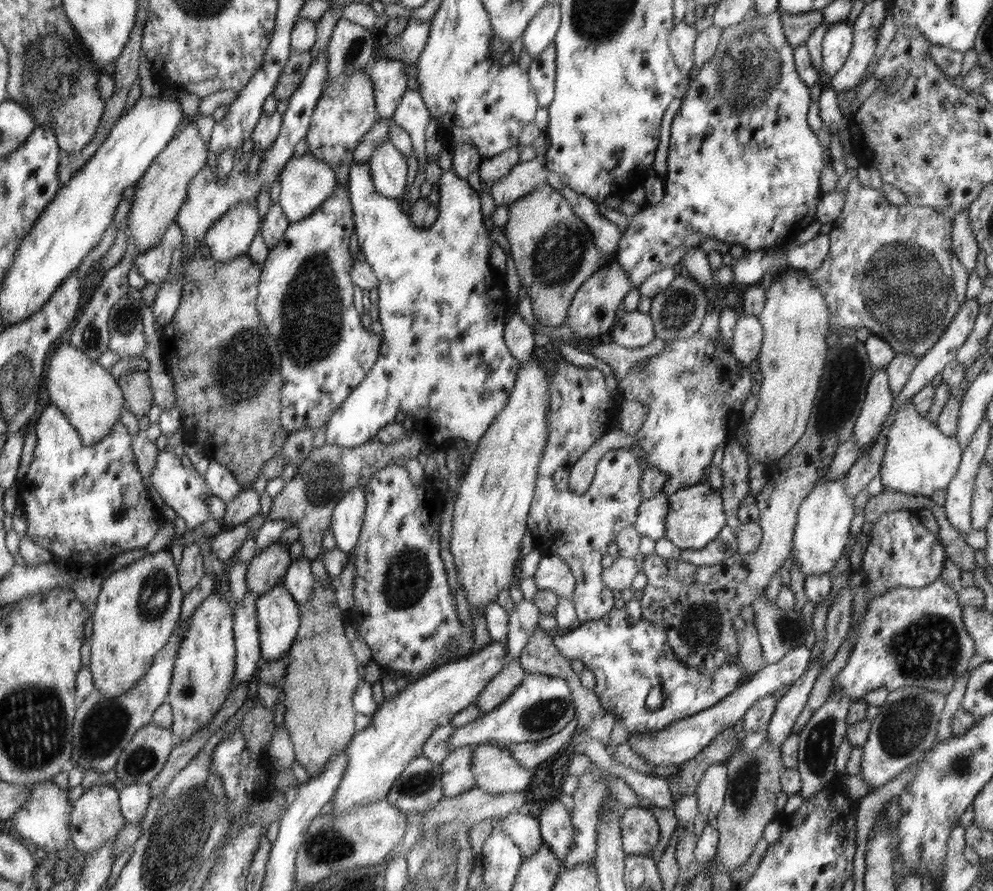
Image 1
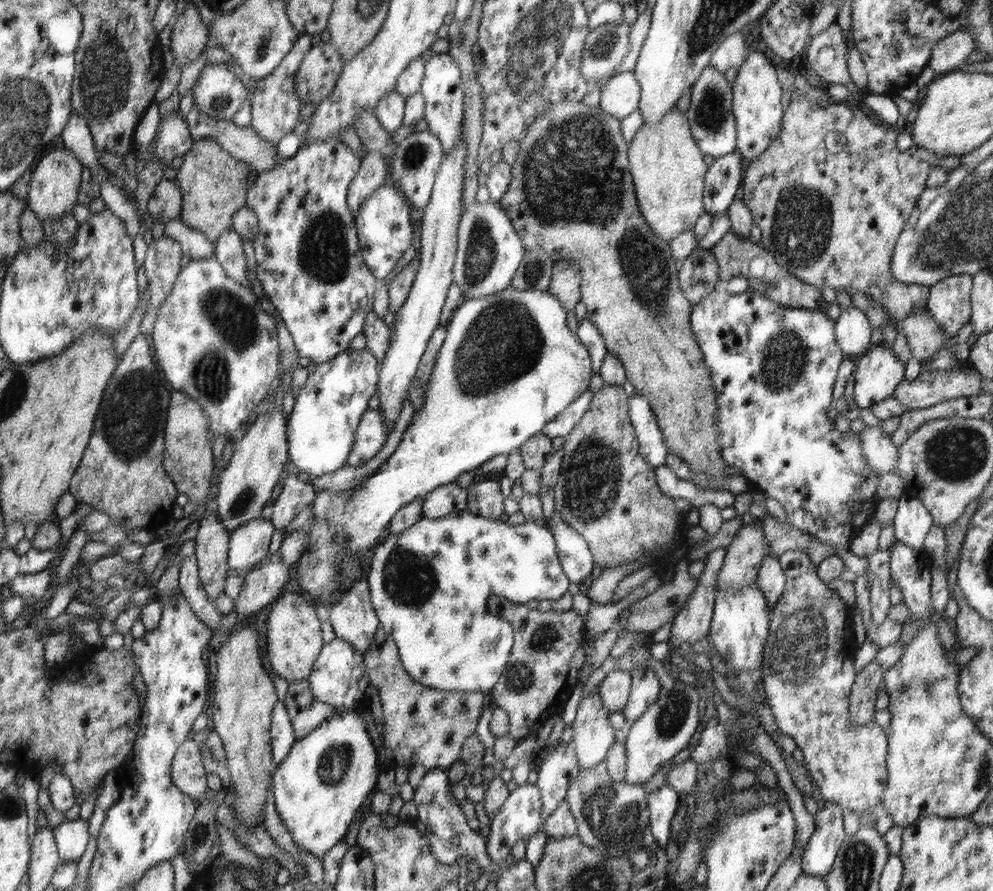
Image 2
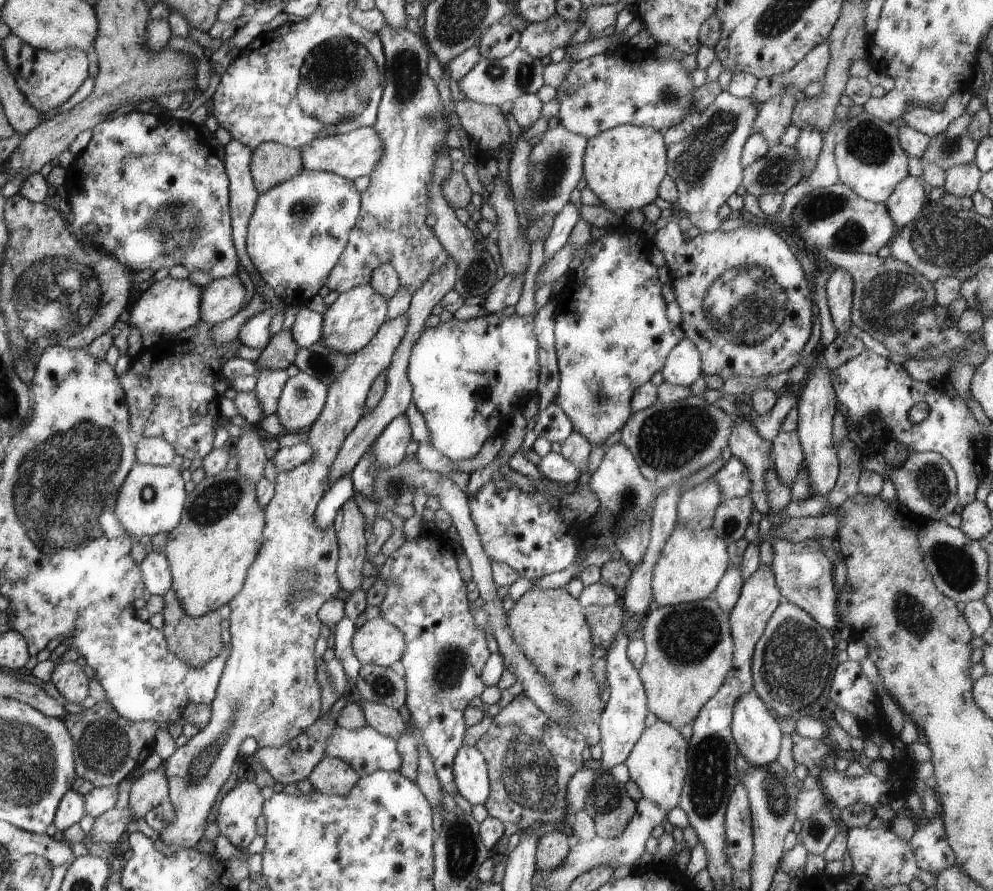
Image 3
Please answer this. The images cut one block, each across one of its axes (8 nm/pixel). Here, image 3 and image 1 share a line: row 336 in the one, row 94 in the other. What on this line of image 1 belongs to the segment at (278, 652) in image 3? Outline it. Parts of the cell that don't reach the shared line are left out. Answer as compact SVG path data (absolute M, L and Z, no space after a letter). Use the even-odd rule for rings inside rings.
M375 59L367 72L375 89L378 118L391 118L409 89L405 64L396 60Z

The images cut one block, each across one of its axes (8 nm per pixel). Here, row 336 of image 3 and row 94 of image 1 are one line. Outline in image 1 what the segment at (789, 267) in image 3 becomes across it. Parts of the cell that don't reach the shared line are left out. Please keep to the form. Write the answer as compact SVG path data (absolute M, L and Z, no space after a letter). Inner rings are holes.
M779 10L770 14L752 14L750 18L744 19L737 25L722 28L722 36L723 44L717 50L716 57L700 68L700 73L694 80L690 79L689 88L681 99L680 110L673 118L667 154L667 171L663 179L664 198L662 202L642 206L638 213L630 217L630 222L619 240L613 260L618 261L618 264L628 271L634 288L638 288L646 278L667 266L678 266L681 269L684 255L691 248L698 247L705 237L718 238L728 243L730 247L733 243L738 243L752 252L770 248L770 246L776 247L776 244L788 244L800 230L804 230L808 224L816 220L816 206L820 202L820 175L824 167L831 164L830 152L822 146L820 139L816 138L816 134L810 130L806 122L806 112L808 112L812 98L808 92L808 84L797 73L795 48L786 38L782 14Z

